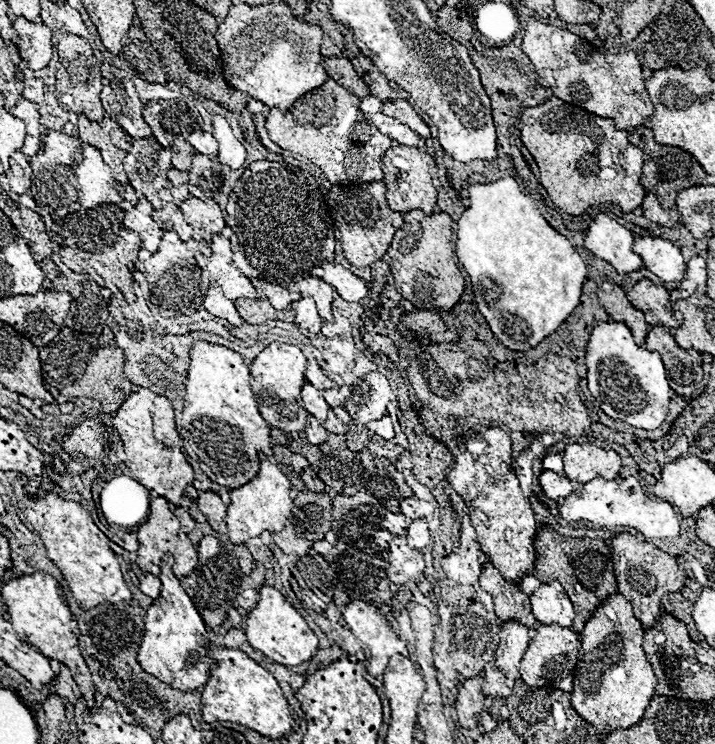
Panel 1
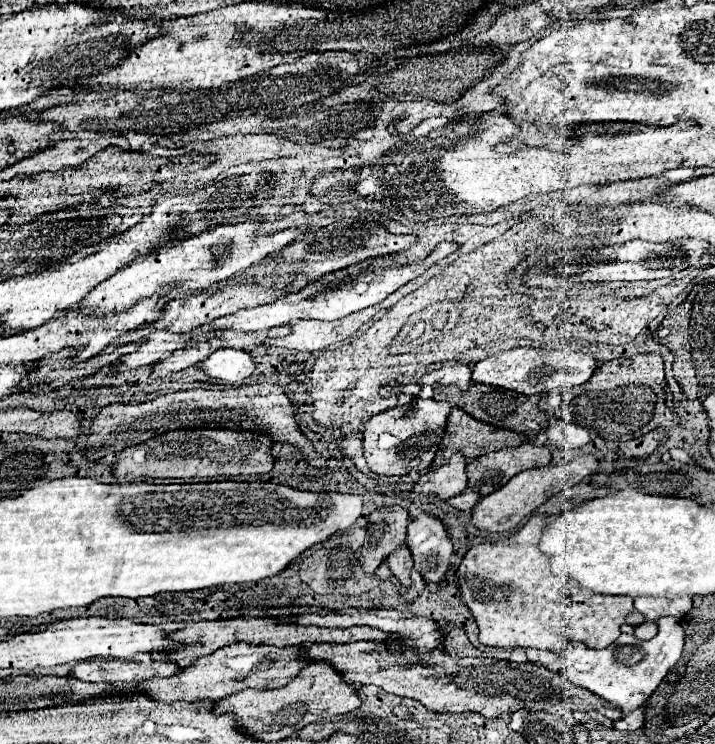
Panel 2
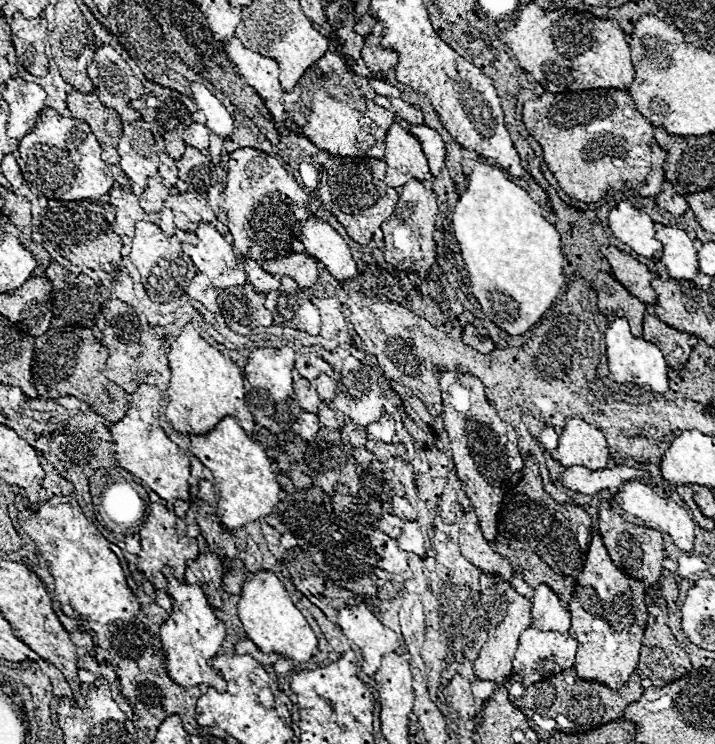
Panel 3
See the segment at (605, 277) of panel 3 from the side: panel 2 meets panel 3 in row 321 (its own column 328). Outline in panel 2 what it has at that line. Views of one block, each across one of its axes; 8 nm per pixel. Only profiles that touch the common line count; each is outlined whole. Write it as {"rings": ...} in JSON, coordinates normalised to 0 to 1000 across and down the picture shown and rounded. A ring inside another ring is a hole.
{"rings":[[[378,828],[366,831],[316,831],[316,833],[285,833],[274,839],[263,839],[249,849],[241,849],[243,860],[255,866],[266,866],[266,871],[252,871],[252,876],[235,876],[243,890],[257,887],[260,882],[288,882],[310,868],[322,868],[330,863],[352,863],[352,866],[378,866],[378,868],[422,868],[436,863],[462,863],[462,866],[487,866],[498,860],[545,860],[543,849],[517,844],[517,841],[492,841],[492,844],[450,844],[450,841],[422,841],[408,828],[400,833],[380,833]]]}

